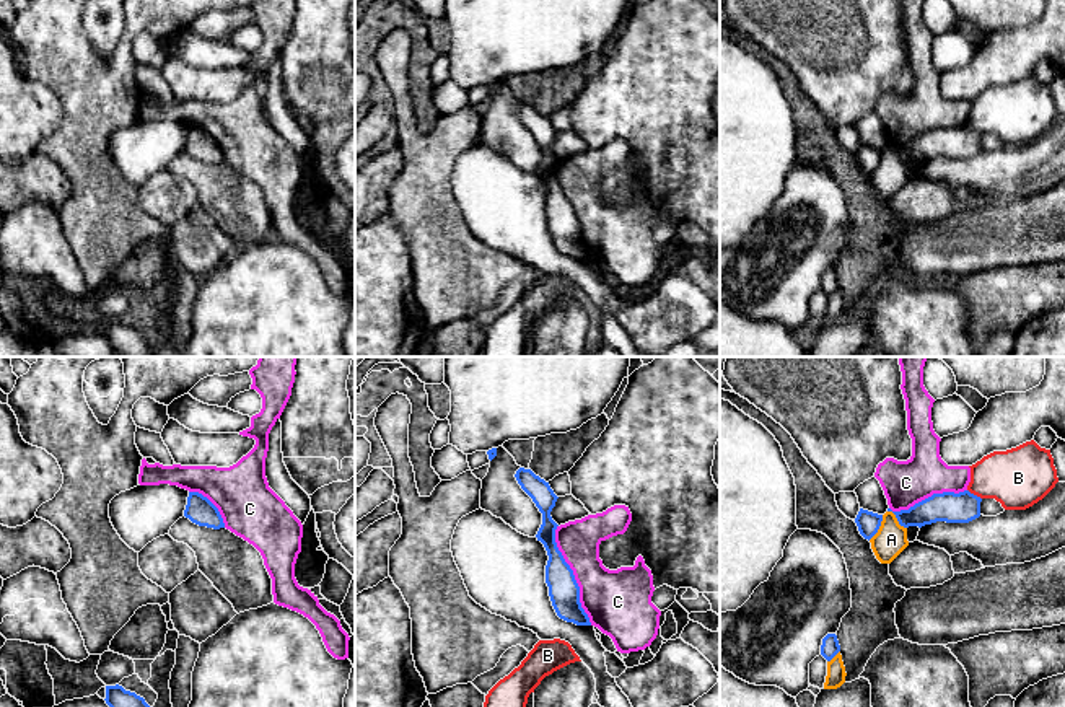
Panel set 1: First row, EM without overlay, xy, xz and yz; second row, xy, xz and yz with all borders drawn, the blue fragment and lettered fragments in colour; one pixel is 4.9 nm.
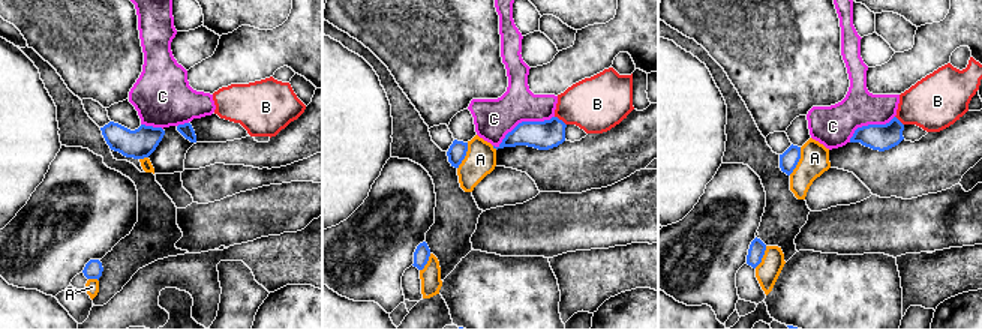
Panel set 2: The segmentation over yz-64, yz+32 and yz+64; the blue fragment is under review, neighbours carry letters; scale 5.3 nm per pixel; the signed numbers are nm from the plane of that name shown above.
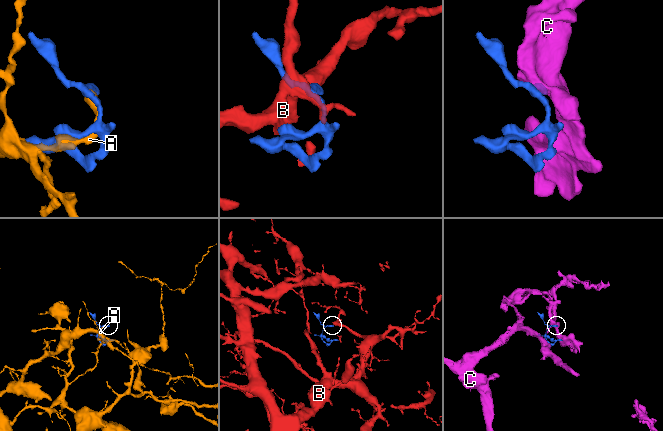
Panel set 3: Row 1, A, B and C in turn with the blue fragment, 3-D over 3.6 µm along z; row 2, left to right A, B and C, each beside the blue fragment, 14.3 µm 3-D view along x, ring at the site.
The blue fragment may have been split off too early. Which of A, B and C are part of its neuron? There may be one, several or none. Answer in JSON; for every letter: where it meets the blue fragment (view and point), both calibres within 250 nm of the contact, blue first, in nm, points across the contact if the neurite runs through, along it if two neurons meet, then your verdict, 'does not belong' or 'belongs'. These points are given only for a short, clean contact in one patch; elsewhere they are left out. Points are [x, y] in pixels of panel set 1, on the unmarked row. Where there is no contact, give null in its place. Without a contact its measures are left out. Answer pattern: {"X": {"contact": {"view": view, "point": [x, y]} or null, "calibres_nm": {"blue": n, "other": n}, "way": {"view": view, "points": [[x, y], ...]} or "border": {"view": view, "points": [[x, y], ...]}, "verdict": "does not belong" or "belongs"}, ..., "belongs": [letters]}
{"A": {"contact": {"view": "yz", "point": [878, 163]}, "calibres_nm": {"blue": 120, "other": 160}, "verdict": "does not belong"}, "B": {"contact": {"view": "yz", "point": [972, 129]}, "calibres_nm": {"blue": 150, "other": 300}, "border": {"view": "yz", "points": [[968, 124], [981, 134]]}, "verdict": "does not belong"}, "C": {"contact": {"view": "xz", "point": [574, 210]}, "calibres_nm": {"blue": 150, "other": 320}, "verdict": "does not belong"}, "belongs": []}

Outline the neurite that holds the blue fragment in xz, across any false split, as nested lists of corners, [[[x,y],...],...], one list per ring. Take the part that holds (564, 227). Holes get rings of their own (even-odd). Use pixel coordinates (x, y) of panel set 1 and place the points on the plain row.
[[[519,103],[515,112],[542,148],[542,160],[536,173],[544,179],[549,191],[546,218],[557,251],[576,261],[591,261],[589,252],[580,238],[580,222],[573,205],[565,197],[555,178],[555,165],[559,160],[552,155],[550,147],[559,132],[554,129],[549,117],[536,111],[531,104]]]

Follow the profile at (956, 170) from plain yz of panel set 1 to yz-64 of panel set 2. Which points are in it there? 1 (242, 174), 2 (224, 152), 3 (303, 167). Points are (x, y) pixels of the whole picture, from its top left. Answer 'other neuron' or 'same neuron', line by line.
1: other neuron
2: same neuron
3: other neuron

